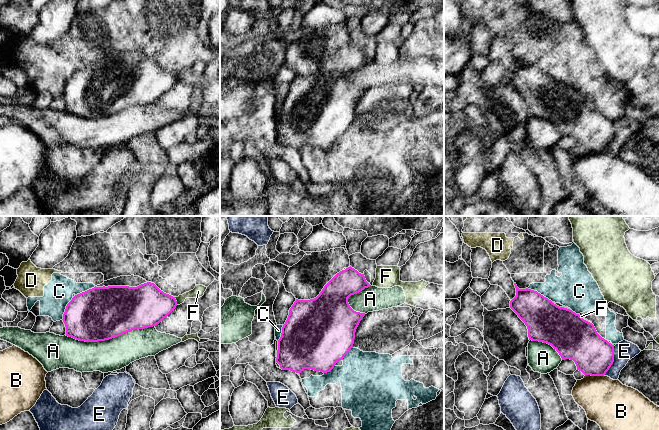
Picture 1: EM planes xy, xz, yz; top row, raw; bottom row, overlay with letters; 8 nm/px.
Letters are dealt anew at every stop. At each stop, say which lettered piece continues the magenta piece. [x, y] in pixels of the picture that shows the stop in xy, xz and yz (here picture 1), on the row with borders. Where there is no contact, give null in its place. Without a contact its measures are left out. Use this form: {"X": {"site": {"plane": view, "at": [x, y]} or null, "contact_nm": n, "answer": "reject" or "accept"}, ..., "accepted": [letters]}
{"A": {"site": {"plane": "xy", "at": [109, 338]}, "contact_nm": 700, "answer": "reject"}, "B": {"site": {"plane": "yz", "at": [594, 375]}, "contact_nm": 150, "answer": "reject"}, "C": {"site": {"plane": "yz", "at": [539, 293]}, "contact_nm": 240, "answer": "reject"}, "D": {"site": {"plane": "xy", "at": [74, 296]}, "contact_nm": 30, "answer": "reject"}, "E": {"site": {"plane": "yz", "at": [613, 361]}, "contact_nm": 260, "answer": "reject"}, "F": {"site": {"plane": "xy", "at": [176, 301]}, "contact_nm": 70, "answer": "reject"}, "accepted": []}

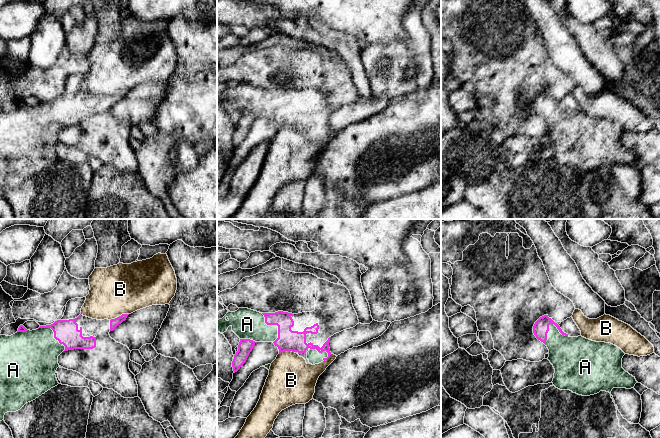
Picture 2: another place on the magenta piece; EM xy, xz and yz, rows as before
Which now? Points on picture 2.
{"A": {"site": {"plane": "yz", "at": [549, 324]}, "contact_nm": 200, "answer": "accept"}, "B": {"site": {"plane": "xy", "at": [119, 316]}, "contact_nm": 160, "answer": "reject"}, "accepted": ["A"]}

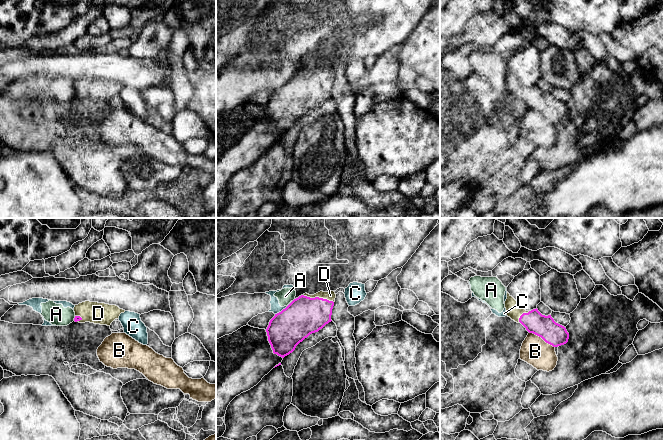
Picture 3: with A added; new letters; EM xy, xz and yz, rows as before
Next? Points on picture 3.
{"A": {"site": {"plane": "xz", "at": [293, 300]}, "contact_nm": 40, "answer": "reject"}, "B": {"site": {"plane": "yz", "at": [542, 338]}, "contact_nm": 240, "answer": "reject"}, "C": {"site": {"plane": "xz", "at": [283, 309]}, "contact_nm": 180, "answer": "reject"}, "D": {"site": {"plane": "xz", "at": [318, 297]}, "contact_nm": 260, "answer": "accept"}, "accepted": ["D"]}

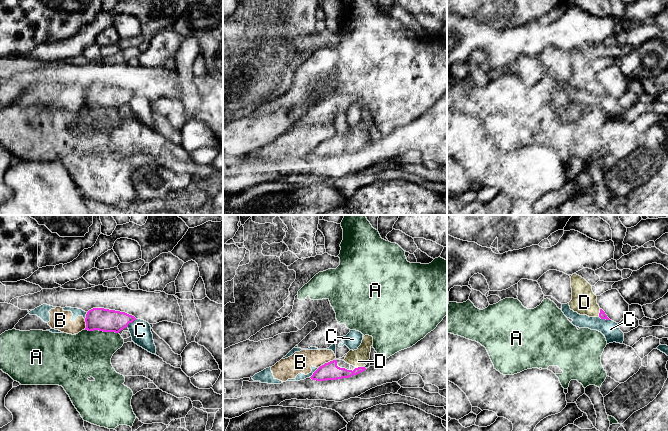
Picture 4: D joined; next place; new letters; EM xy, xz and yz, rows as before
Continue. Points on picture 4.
{"A": {"site": {"plane": "xy", "at": [101, 330]}, "contact_nm": 280, "answer": "reject"}, "B": {"site": {"plane": "xy", "at": [86, 324]}, "contact_nm": 80, "answer": "reject"}, "C": {"site": {"plane": "xy", "at": [131, 322]}, "contact_nm": 100, "answer": "reject"}, "D": {"site": {"plane": "yz", "at": [599, 313]}, "contact_nm": 70, "answer": "accept"}, "accepted": ["D"]}

